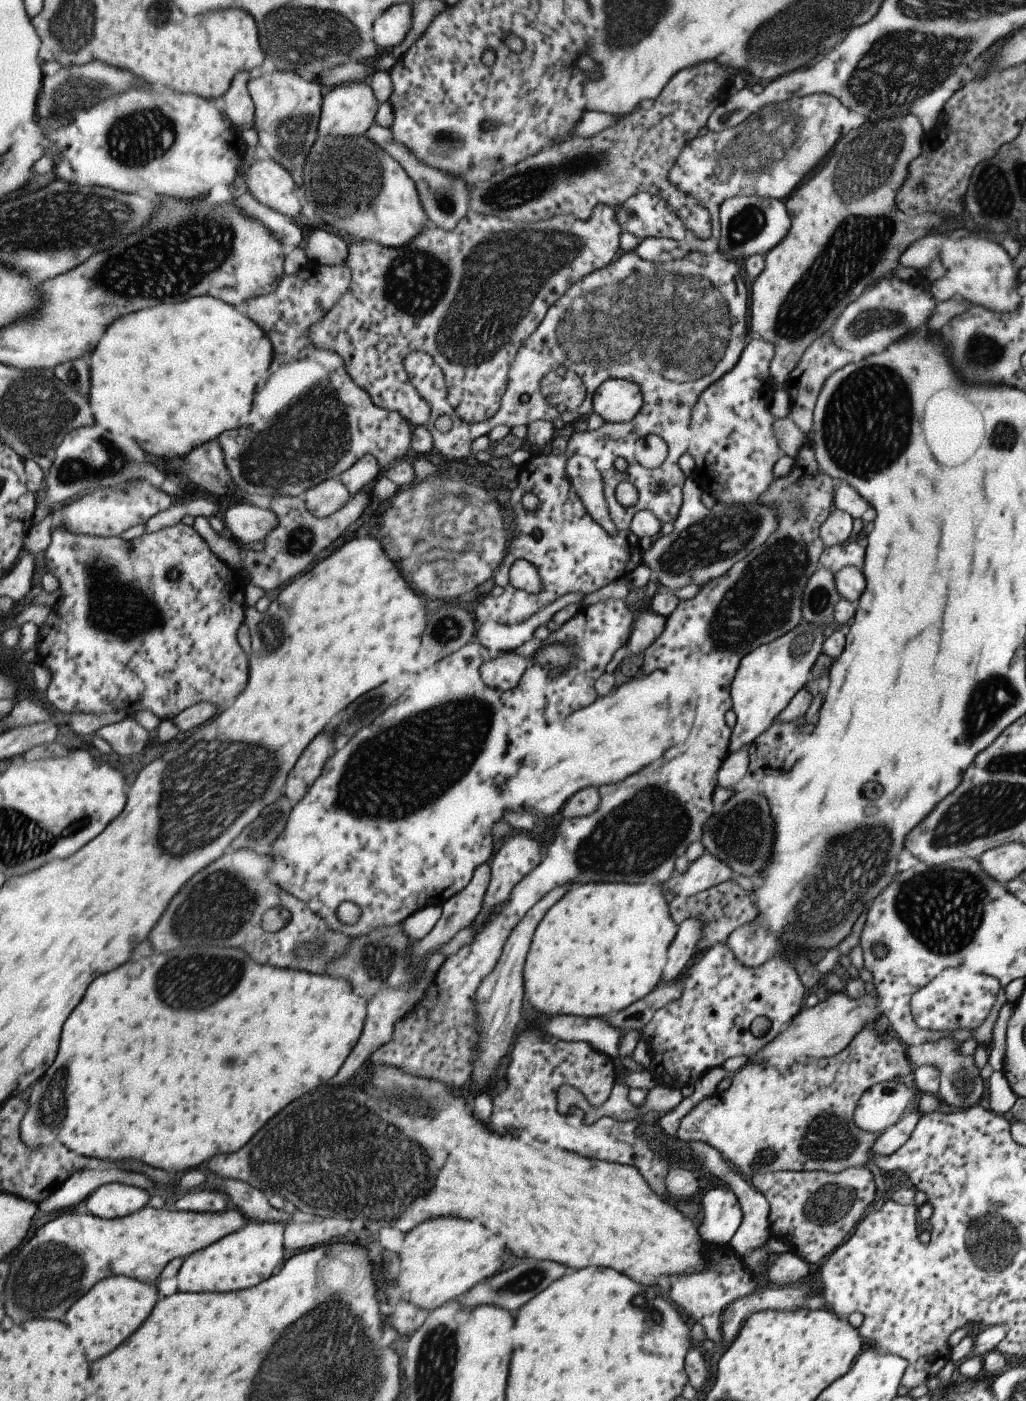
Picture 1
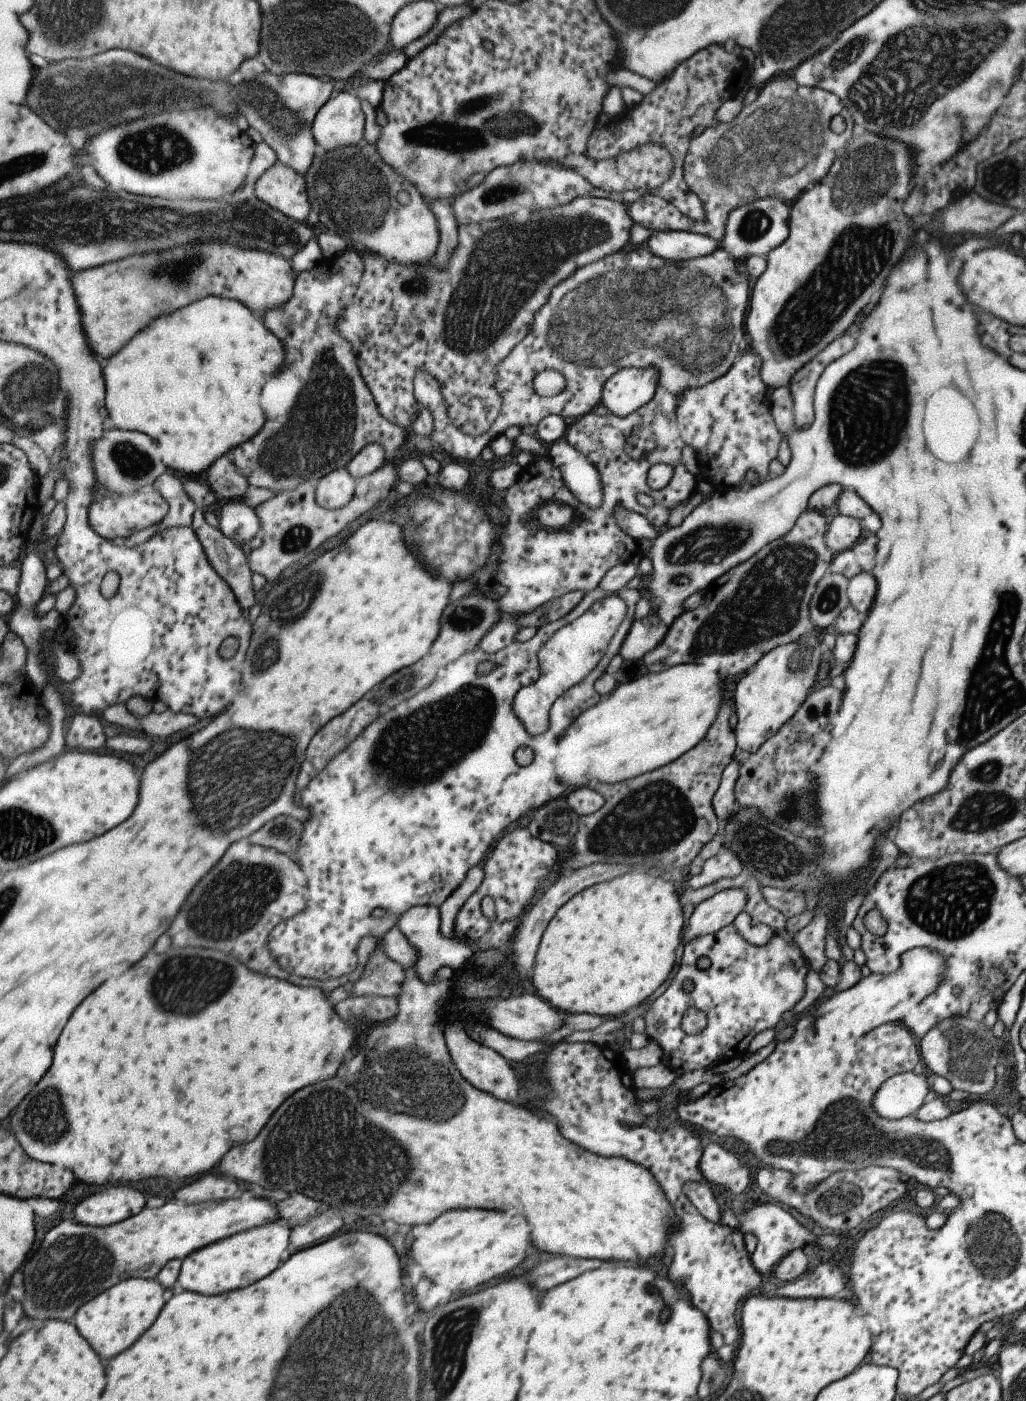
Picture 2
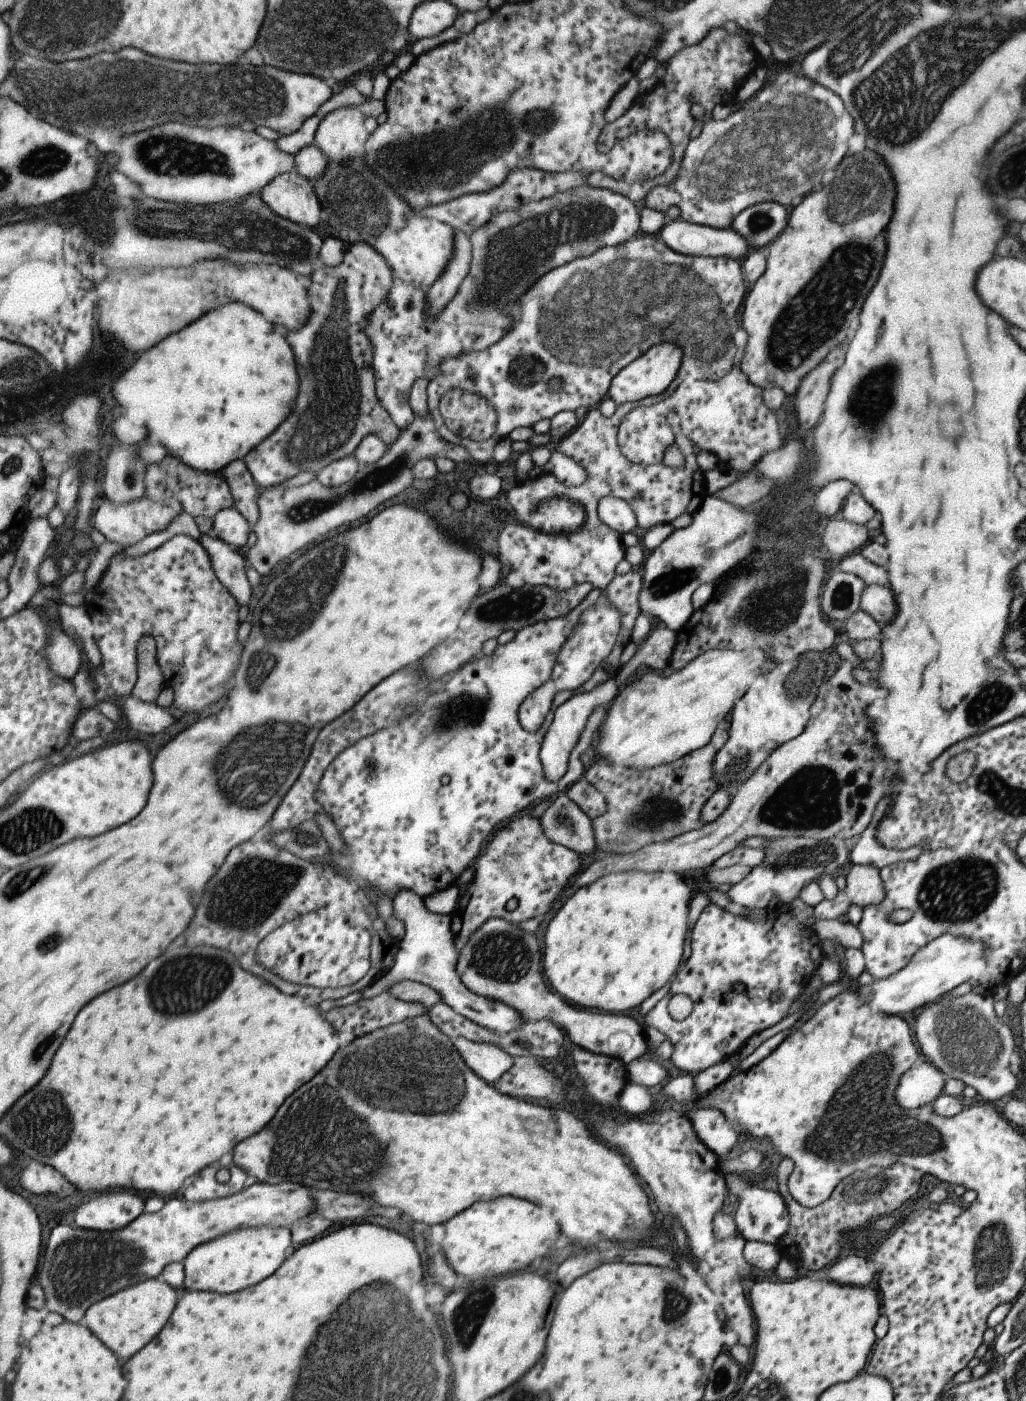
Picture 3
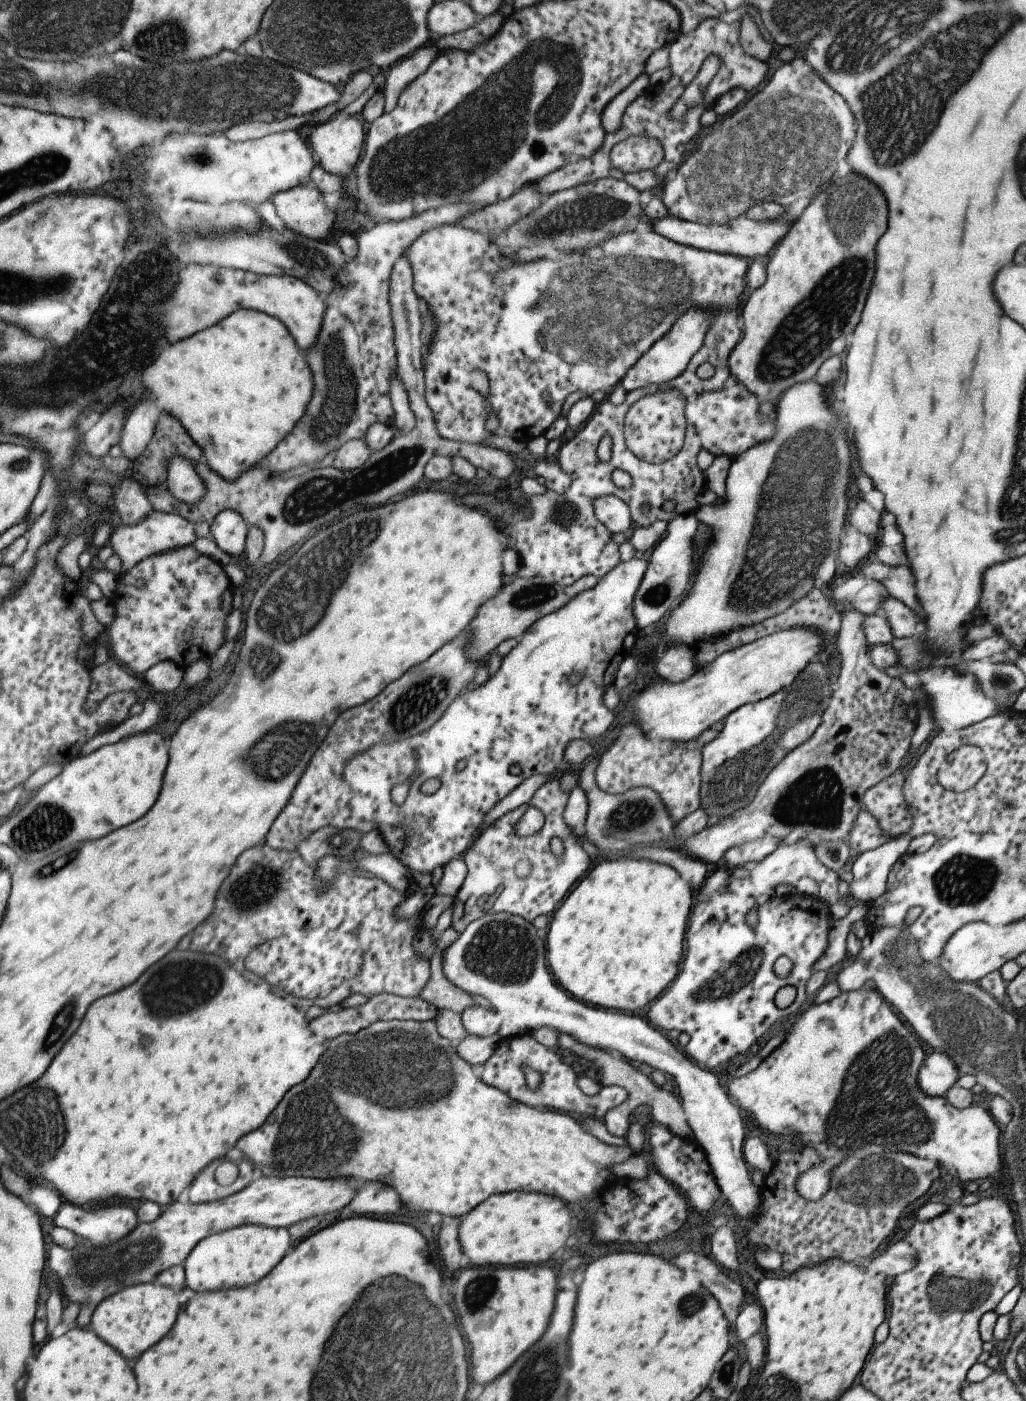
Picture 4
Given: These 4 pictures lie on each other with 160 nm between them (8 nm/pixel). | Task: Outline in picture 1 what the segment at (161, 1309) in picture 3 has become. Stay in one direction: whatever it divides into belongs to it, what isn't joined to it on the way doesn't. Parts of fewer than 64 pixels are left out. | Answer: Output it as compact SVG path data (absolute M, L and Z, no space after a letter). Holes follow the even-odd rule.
M125 1275L112 1276L103 1279L83 1300L79 1300L79 1304L75 1304L75 1308L71 1308L71 1312L67 1314L67 1324L71 1324L71 1328L77 1328L77 1334L81 1334L83 1340L83 1348L87 1348L87 1358L95 1362L111 1354L131 1334L135 1334L139 1326L151 1316L157 1302L157 1284L153 1286Z

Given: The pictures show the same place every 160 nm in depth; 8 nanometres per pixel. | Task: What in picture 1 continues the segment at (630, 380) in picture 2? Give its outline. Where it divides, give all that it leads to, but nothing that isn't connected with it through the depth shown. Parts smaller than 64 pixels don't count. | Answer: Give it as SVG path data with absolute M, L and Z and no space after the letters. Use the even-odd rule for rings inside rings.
M625 379L604 380L589 401L589 412L601 416L605 423L628 423L641 408L639 386Z

